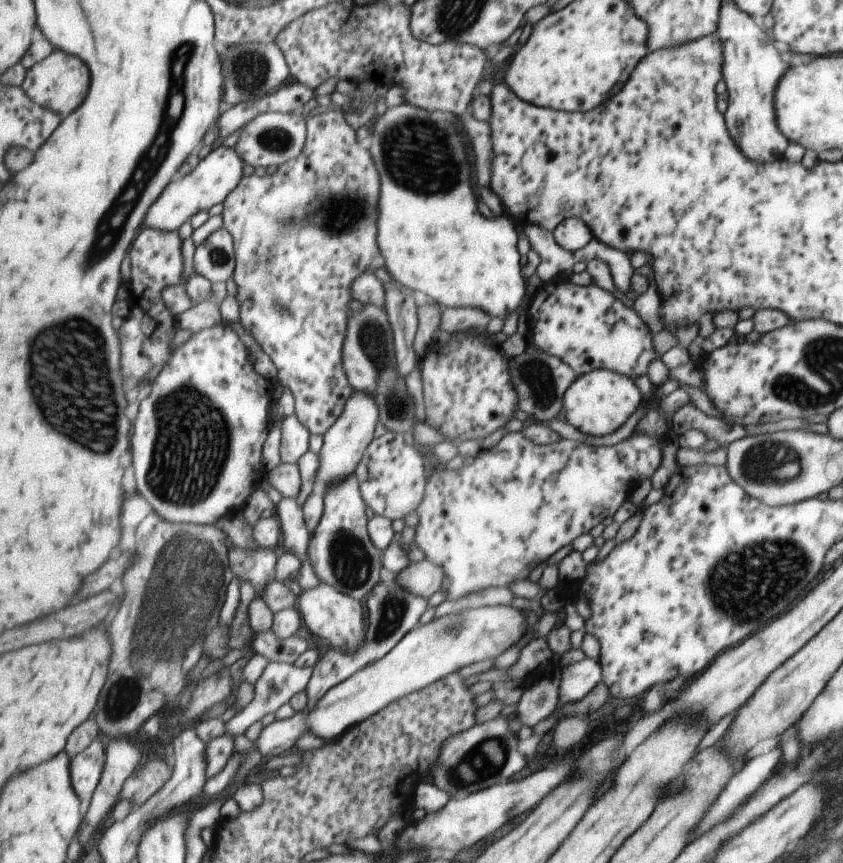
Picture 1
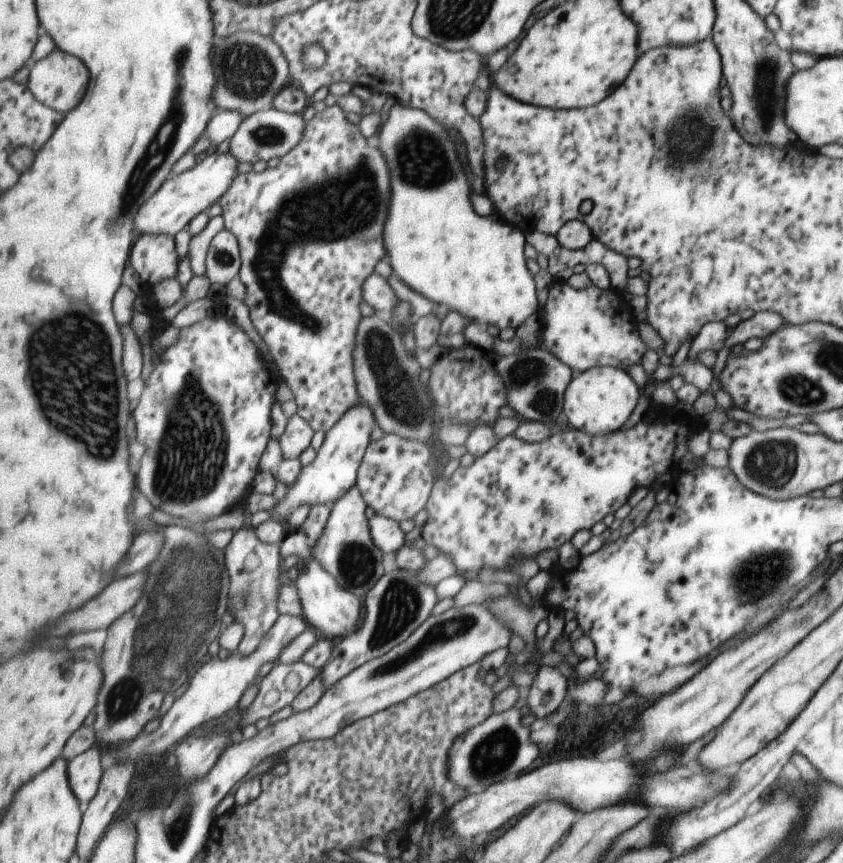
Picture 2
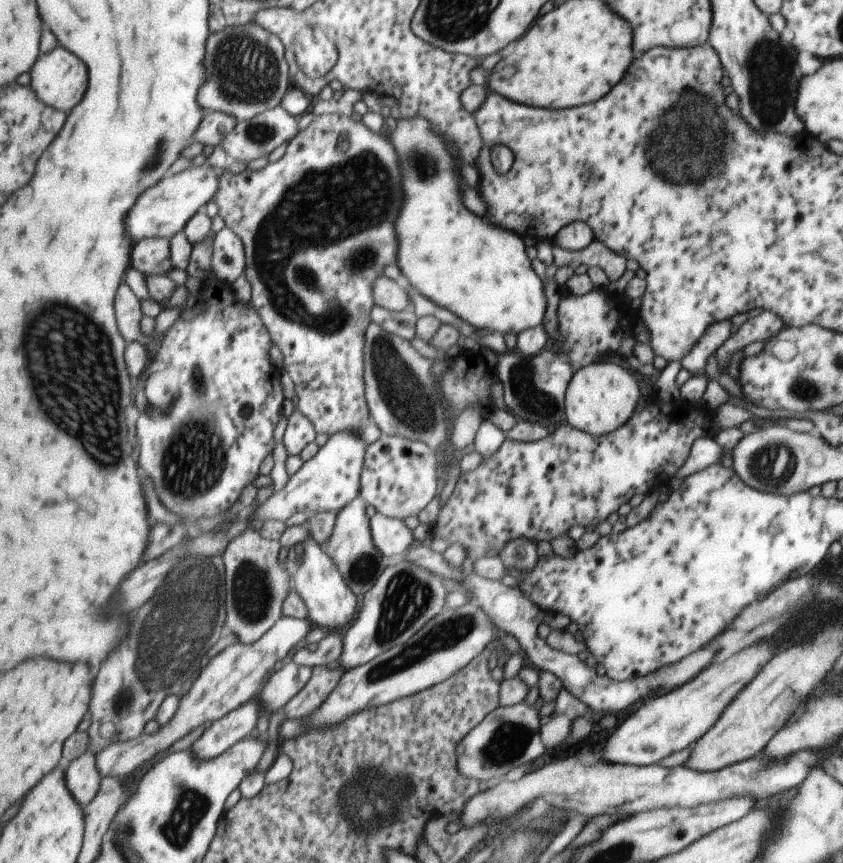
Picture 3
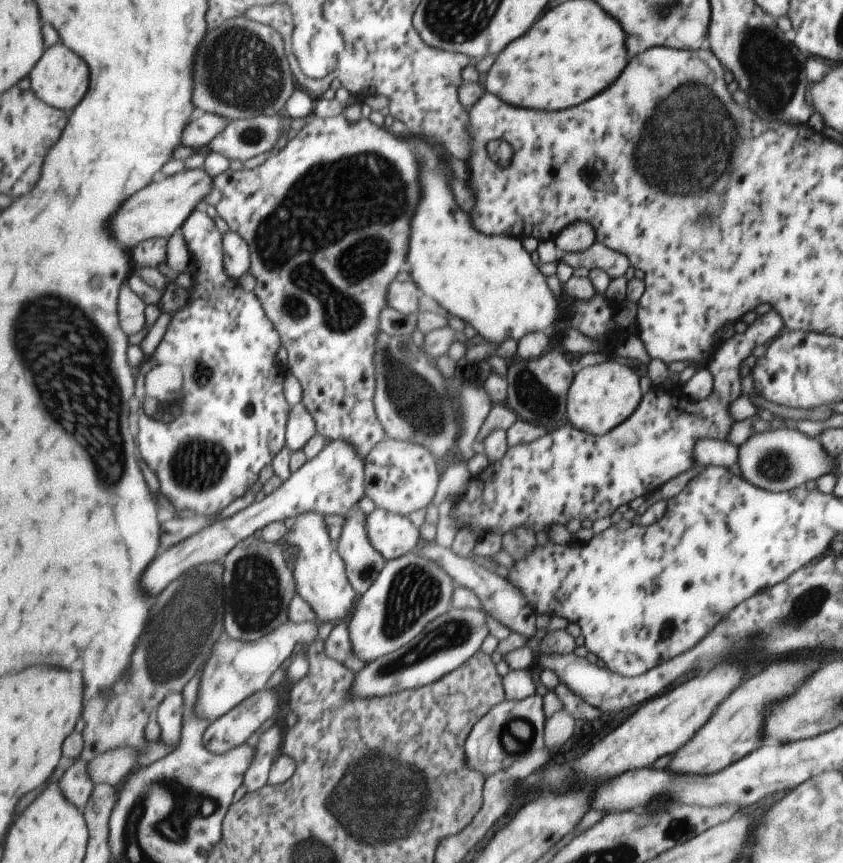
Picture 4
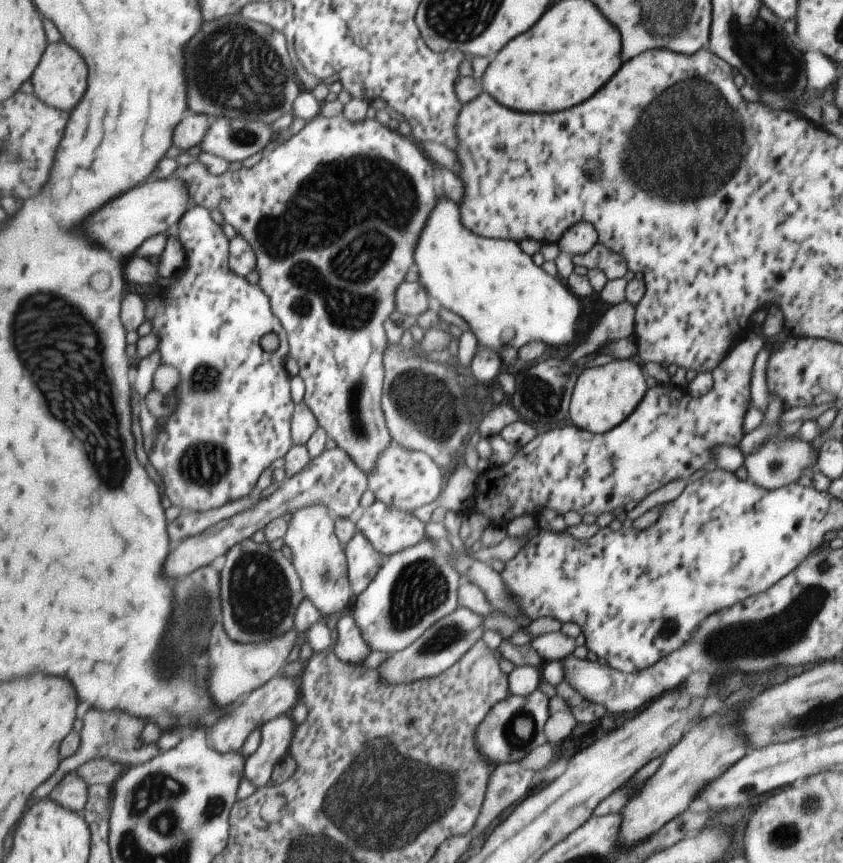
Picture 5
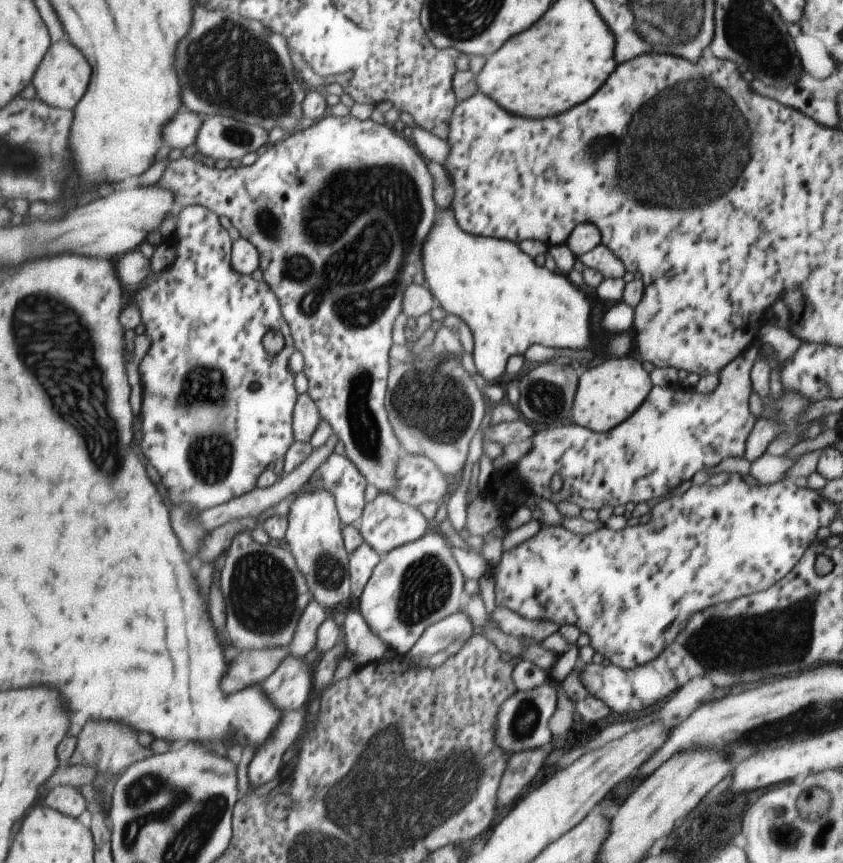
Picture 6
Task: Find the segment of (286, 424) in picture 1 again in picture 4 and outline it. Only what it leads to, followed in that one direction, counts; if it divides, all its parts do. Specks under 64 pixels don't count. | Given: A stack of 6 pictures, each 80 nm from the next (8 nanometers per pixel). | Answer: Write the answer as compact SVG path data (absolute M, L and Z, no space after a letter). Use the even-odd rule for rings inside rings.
M301 402L292 407L287 428L289 451L303 451L305 445L318 433L316 420L306 406Z

